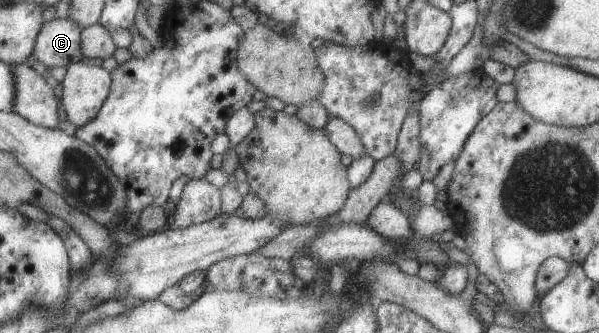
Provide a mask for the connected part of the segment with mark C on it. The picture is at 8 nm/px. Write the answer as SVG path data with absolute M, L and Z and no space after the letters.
M69 16L44 24L33 53L35 58L50 69L60 66L68 69L83 62L83 30Z

